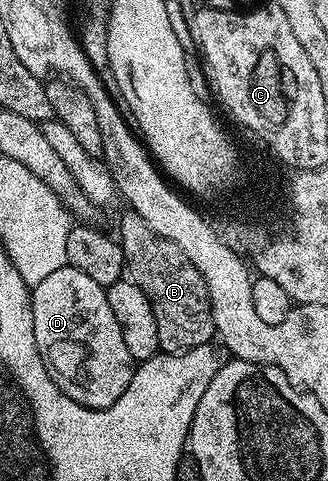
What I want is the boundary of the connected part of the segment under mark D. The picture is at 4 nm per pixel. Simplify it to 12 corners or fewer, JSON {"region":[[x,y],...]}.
{"region":[[83,271],[32,286],[35,347],[83,407],[127,391],[135,362],[106,286]]}

